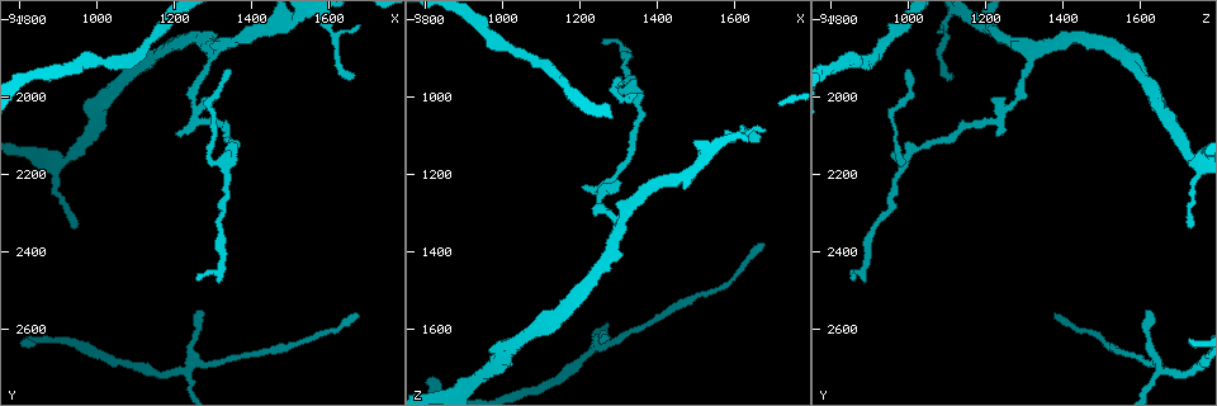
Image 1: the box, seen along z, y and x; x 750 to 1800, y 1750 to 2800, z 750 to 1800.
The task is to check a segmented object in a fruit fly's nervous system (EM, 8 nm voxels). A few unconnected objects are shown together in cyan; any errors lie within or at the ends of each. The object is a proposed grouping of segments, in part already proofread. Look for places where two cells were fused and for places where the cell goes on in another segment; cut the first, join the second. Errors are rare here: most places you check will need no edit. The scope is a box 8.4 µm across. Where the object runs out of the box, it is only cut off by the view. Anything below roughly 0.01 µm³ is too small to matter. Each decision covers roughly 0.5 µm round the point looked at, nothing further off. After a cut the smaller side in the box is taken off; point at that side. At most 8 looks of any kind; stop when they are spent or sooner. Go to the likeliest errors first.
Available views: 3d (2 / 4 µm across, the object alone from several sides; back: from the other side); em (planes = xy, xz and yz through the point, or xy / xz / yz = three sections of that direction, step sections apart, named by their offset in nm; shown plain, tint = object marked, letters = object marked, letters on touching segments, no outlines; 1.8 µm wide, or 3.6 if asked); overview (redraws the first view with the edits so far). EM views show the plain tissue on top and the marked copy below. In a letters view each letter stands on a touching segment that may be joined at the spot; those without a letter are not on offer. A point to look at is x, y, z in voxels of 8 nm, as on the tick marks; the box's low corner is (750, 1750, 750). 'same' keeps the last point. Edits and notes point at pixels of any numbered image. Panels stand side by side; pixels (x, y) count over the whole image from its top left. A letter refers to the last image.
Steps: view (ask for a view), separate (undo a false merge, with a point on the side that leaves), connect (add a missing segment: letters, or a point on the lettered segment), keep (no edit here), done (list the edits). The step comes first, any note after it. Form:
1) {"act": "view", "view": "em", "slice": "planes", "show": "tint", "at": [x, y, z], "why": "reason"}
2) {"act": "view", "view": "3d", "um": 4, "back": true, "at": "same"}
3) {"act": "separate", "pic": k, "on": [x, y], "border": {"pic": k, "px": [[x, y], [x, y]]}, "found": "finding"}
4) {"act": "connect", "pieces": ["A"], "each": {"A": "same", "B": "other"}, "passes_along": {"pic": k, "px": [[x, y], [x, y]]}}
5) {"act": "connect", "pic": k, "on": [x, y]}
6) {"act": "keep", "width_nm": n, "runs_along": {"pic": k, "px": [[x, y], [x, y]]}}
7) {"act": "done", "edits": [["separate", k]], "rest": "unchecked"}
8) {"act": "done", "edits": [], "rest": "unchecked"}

{"act": "view", "view": "em", "slice": "xy", "step": 16, "show": "letters", "at": [1340, 2175, 985], "why": "sharp bend"}

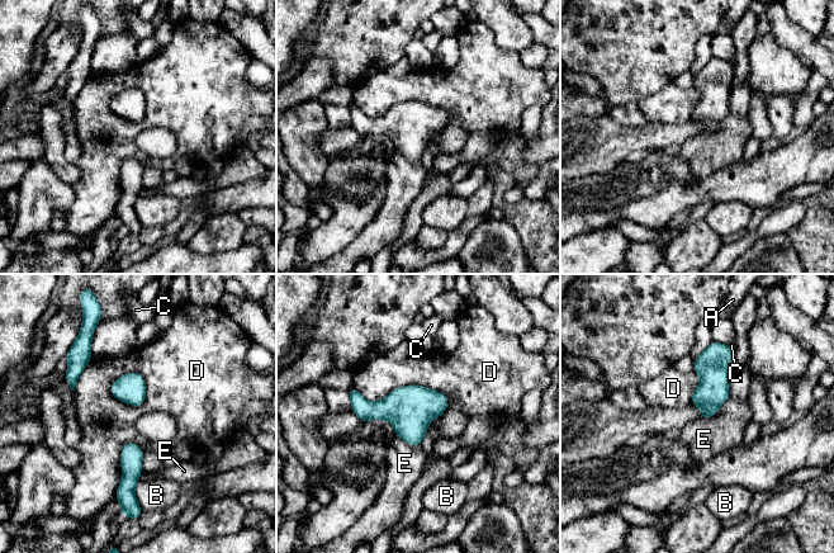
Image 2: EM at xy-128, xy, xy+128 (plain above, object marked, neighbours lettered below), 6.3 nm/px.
{"act": "view", "view": "em", "slice": "xz", "step": 16, "show": "letters", "at": "same", "why": "cut it another way"}

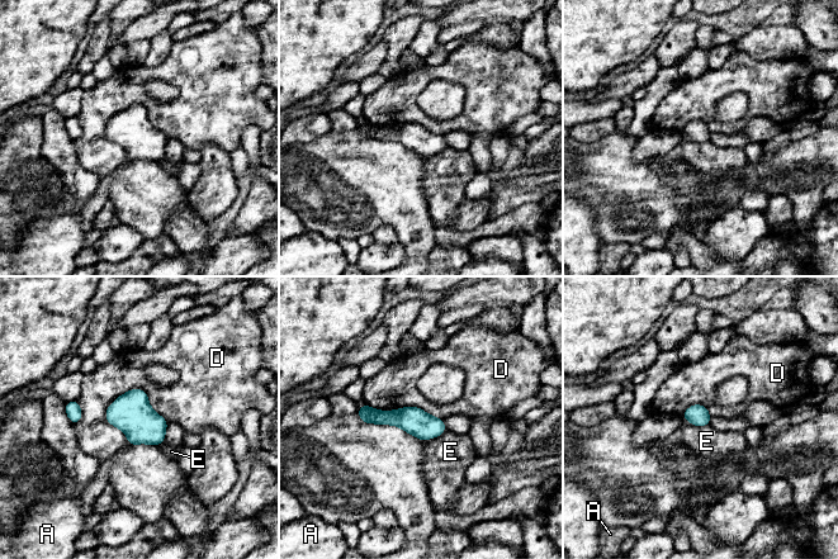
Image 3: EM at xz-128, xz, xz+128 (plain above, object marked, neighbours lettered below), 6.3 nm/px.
{"act": "keep", "width_nm": 140, "each": {"A": "other", "D": "other", "E": "other"}, "runs_along": {"pic": 3, "px": [[360, 411], [441, 429]]}, "found": "all the same cell"}

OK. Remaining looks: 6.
{"act": "view", "view": "em", "slice": "yz", "step": 16, "show": "letters", "at": [1245, 2675, 1640], "why": "branch point"}

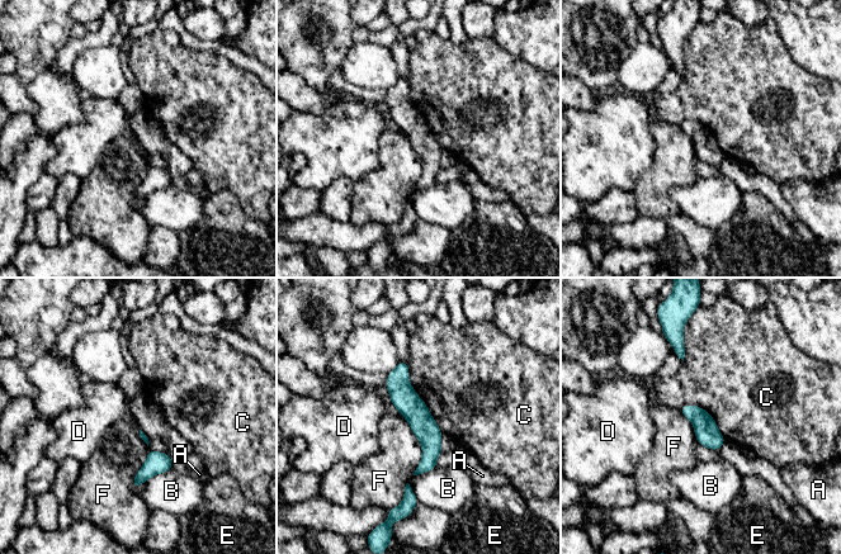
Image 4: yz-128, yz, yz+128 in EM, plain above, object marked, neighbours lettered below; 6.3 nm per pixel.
{"act": "keep", "each": {"A": "other", "B": "other", "C": "other", "D": "other", "E": "other", "F": "other"}, "runs_along": {"pic": 4, "px": [[401, 365], [429, 434], [419, 470]]}, "found": "all the same cell"}

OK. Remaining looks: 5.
{"act": "view", "view": "em", "slice": "planes", "show": "letters", "at": [1260, 2470, 855], "why": "thin end"}

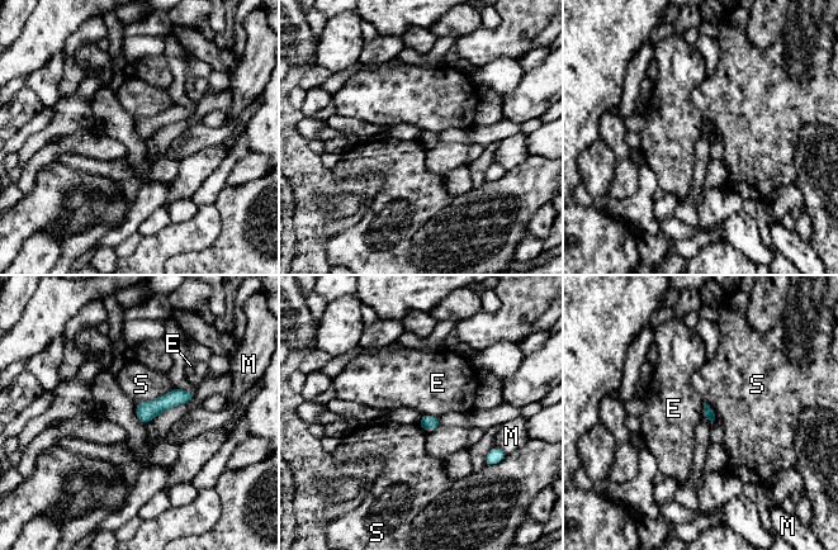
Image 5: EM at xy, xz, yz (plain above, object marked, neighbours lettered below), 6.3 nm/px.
{"act": "keep", "width_nm": 70, "each": {"E": "other", "M": "other", "S": "other"}, "runs_along": {"pic": 5, "px": [[189, 394], [171, 398], [140, 415]]}, "found": "no lettered segment goes on from it"}

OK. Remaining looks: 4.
{"act": "view", "view": "3d", "um": 4, "at": [900, 2225, 1745], "why": "calibre changes"}

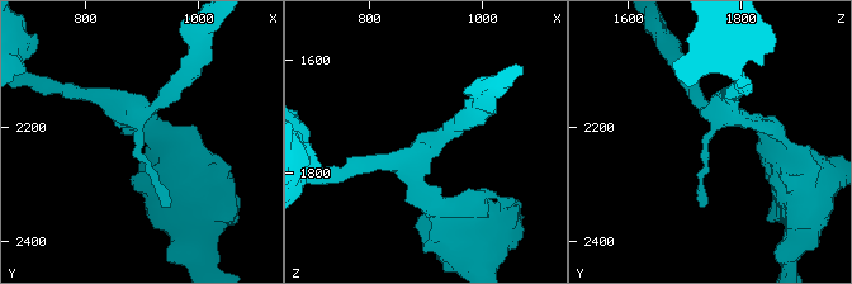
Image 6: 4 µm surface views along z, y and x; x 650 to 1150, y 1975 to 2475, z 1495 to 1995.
{"act": "view", "view": "em", "slice": "xy", "step": 8, "show": "tint", "at": [900, 2230, 1735]}

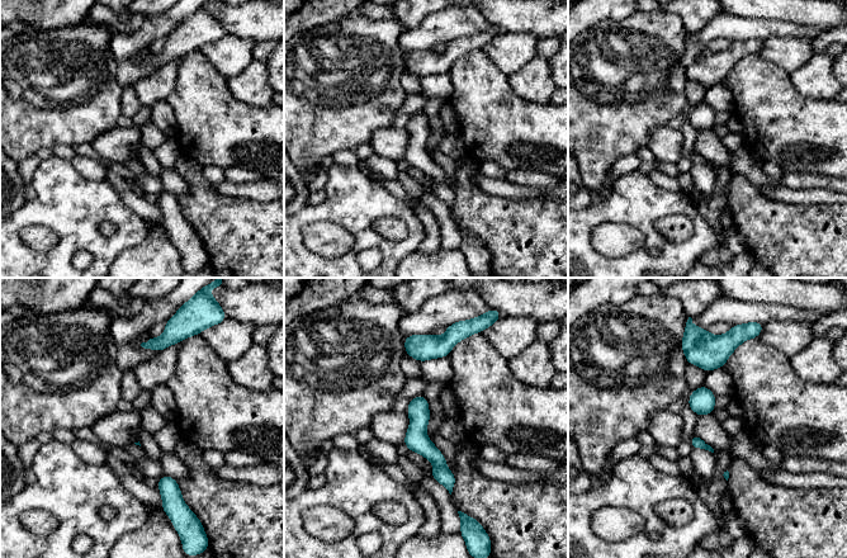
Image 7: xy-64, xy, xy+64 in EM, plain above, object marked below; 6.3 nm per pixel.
{"act": "view", "view": "em", "slice": "planes", "show": "letters", "at": "same", "why": "cut it another way"}

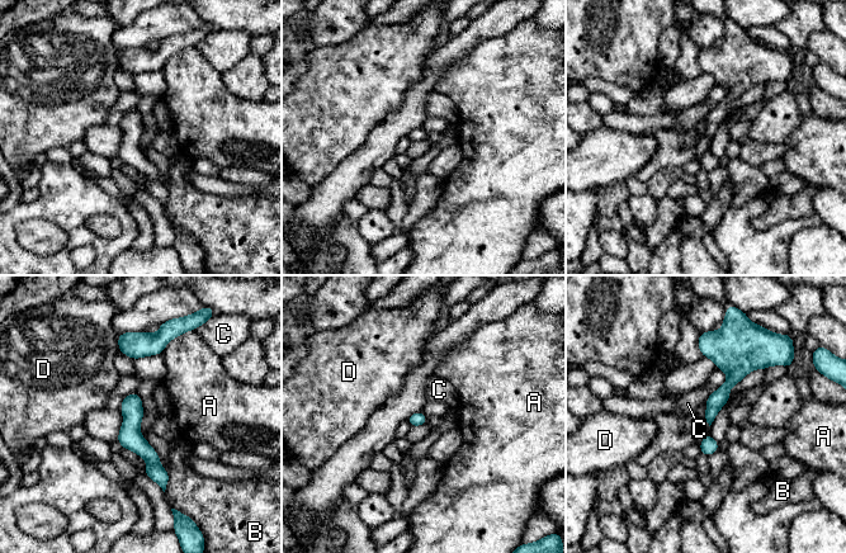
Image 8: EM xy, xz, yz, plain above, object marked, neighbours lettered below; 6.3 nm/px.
{"act": "keep", "each": {"A": "other", "B": "other", "C": "other", "D": "other"}, "runs_along": {"pic": 8, "px": [[131, 397], [131, 436], [162, 483]]}, "found": "all the same cell"}

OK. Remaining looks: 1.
{"act": "done", "edits": [], "rest": "unchecked"}

